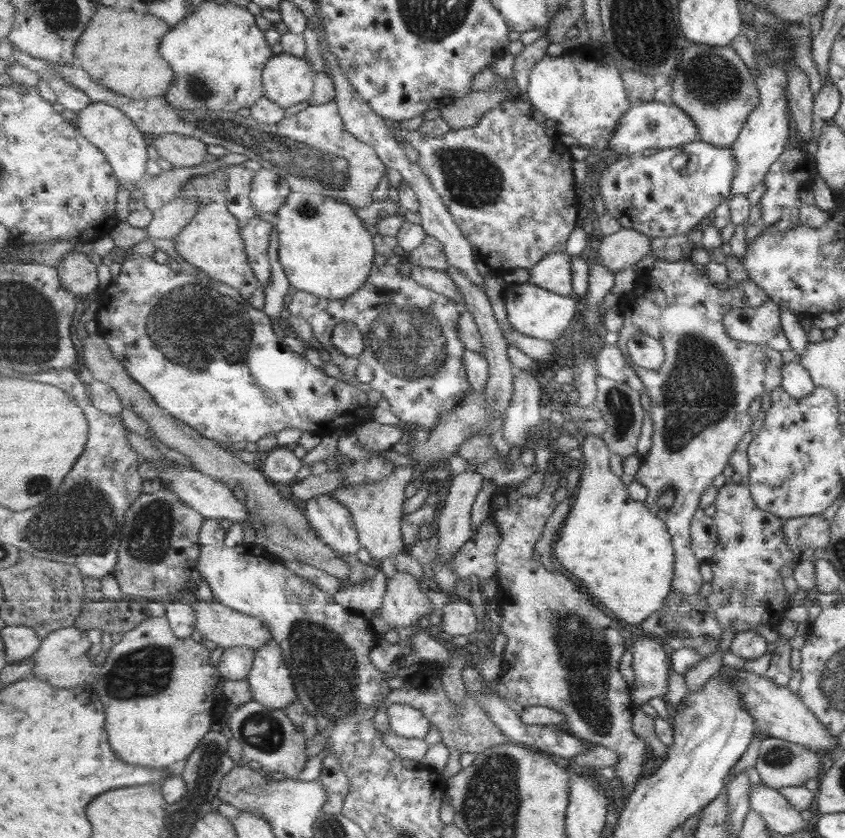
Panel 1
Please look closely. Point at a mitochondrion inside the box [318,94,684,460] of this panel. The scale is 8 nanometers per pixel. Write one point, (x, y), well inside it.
(408, 342)

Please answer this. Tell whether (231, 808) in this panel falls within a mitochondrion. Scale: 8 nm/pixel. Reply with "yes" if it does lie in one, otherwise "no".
no

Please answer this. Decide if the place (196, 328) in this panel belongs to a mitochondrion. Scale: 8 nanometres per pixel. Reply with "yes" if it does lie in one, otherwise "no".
yes

